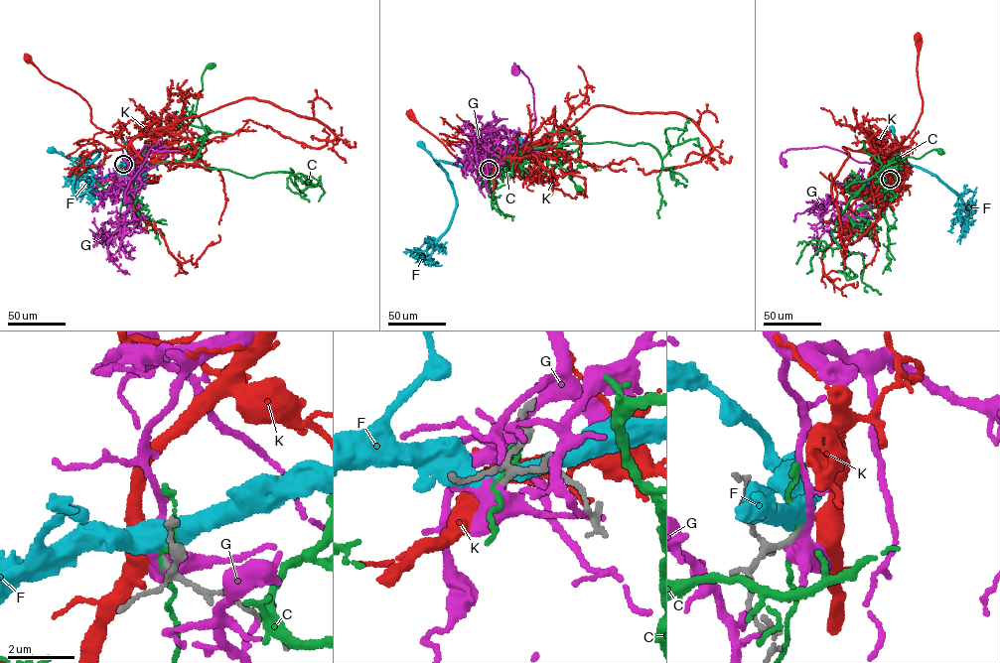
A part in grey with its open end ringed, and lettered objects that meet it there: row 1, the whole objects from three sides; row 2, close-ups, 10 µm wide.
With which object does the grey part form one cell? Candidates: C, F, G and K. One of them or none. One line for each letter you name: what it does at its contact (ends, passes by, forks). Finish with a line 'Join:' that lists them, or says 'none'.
K: it passes by
Join: K

